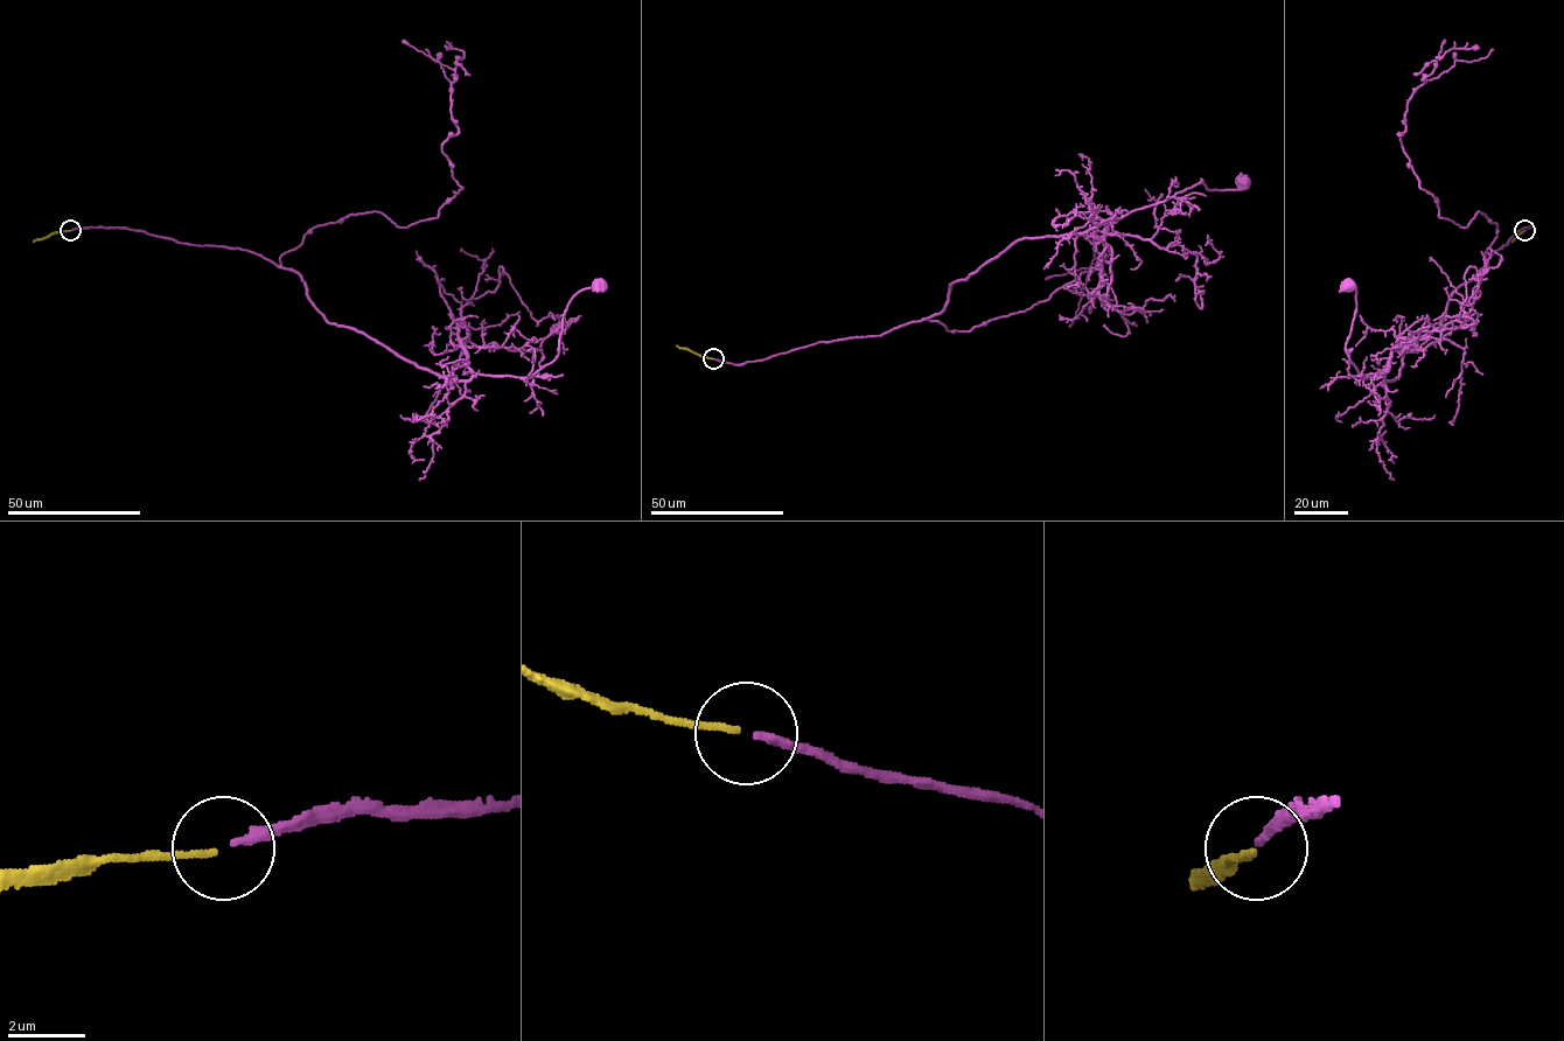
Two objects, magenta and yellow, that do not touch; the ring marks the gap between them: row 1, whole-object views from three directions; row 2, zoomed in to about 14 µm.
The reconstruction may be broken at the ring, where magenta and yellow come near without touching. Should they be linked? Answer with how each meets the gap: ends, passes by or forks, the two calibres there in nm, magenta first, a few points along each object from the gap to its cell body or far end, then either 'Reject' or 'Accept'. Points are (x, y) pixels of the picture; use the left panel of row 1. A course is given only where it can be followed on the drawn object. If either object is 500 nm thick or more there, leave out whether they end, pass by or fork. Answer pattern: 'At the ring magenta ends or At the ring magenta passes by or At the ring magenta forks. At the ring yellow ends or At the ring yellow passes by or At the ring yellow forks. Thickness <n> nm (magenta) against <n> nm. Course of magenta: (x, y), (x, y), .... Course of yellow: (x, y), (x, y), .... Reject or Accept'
At the ring magenta ends. At the ring yellow ends. Thickness 200 nm (magenta) against 160 nm. Course of magenta: (71, 230), (245, 250), (294, 271), (329, 322), (459, 381), (530, 377), (558, 355), (568, 302), (600, 285). Course of yellow: (69, 231), (34, 242). Accept

